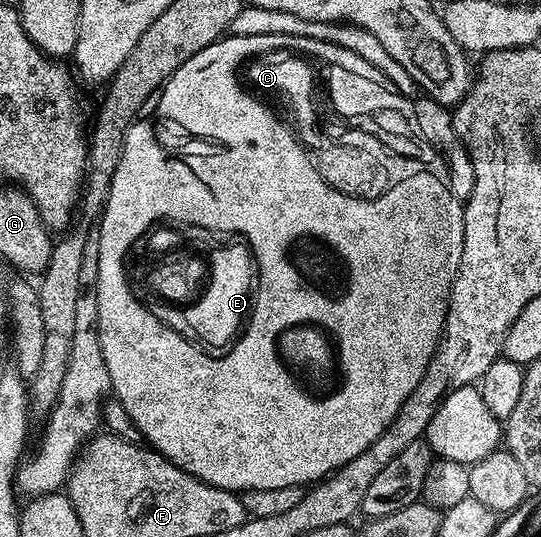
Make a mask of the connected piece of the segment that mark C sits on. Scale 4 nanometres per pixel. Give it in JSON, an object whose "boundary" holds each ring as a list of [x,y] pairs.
{"boundary":[[[279,46],[271,50],[260,50],[243,60],[238,83],[245,95],[257,104],[273,110],[276,119],[290,123],[294,119],[292,111],[284,105],[308,107],[312,105],[312,115],[318,123],[327,122],[330,111],[330,82],[324,77],[327,60],[311,57],[296,47]]]}

